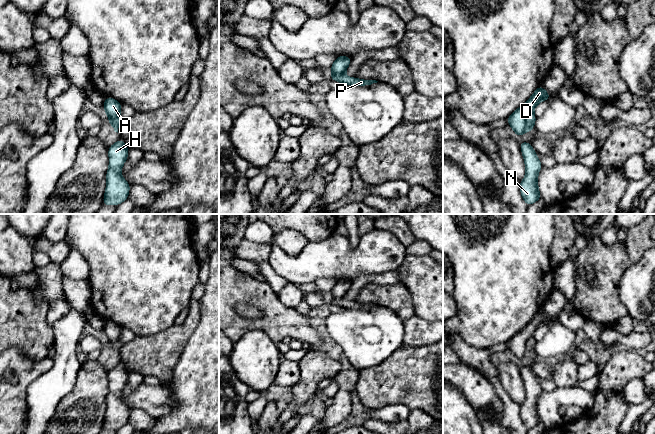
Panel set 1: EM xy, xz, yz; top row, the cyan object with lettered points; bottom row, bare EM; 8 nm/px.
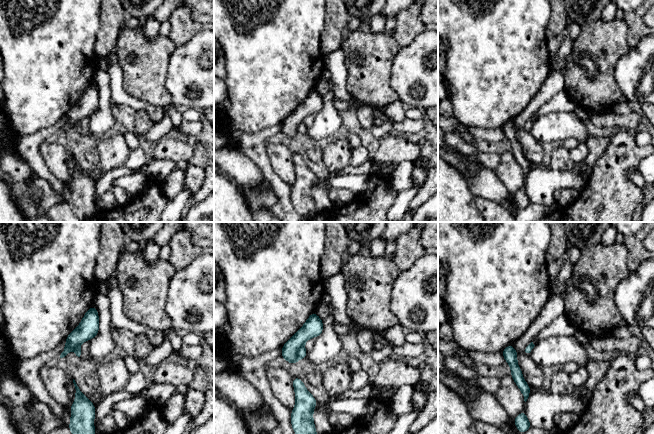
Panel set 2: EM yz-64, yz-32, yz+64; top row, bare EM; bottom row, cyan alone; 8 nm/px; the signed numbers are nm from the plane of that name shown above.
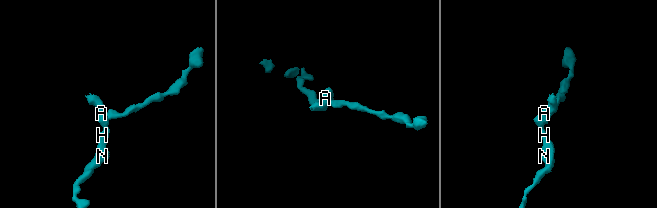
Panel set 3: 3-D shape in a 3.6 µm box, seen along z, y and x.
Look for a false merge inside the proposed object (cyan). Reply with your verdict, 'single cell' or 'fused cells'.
fused cells

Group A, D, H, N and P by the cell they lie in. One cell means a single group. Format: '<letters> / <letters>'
A D H N / P

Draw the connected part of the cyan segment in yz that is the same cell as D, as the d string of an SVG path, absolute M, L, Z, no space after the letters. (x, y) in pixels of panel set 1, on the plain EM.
M542 308L535 314L533 319L519 332L517 332L508 342L508 349L511 350L516 360L529 356L525 344L533 336L534 332L541 326L548 324L551 318L547 317Z

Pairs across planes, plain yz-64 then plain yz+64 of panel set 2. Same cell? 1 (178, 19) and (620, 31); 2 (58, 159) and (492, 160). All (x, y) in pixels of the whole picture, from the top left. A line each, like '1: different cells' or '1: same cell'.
1: different cells
2: different cells

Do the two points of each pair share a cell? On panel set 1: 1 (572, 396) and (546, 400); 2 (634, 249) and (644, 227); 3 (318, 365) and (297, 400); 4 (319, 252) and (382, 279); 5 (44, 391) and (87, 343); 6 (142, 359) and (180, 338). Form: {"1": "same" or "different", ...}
{"1": "same", "2": "same", "3": "same", "4": "different", "5": "different", "6": "same"}

